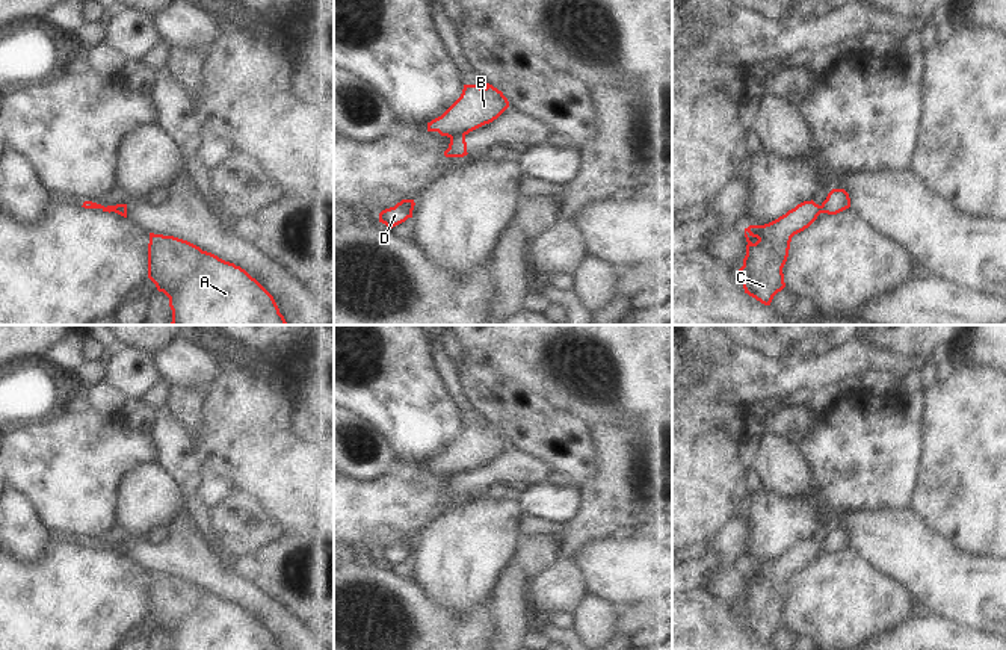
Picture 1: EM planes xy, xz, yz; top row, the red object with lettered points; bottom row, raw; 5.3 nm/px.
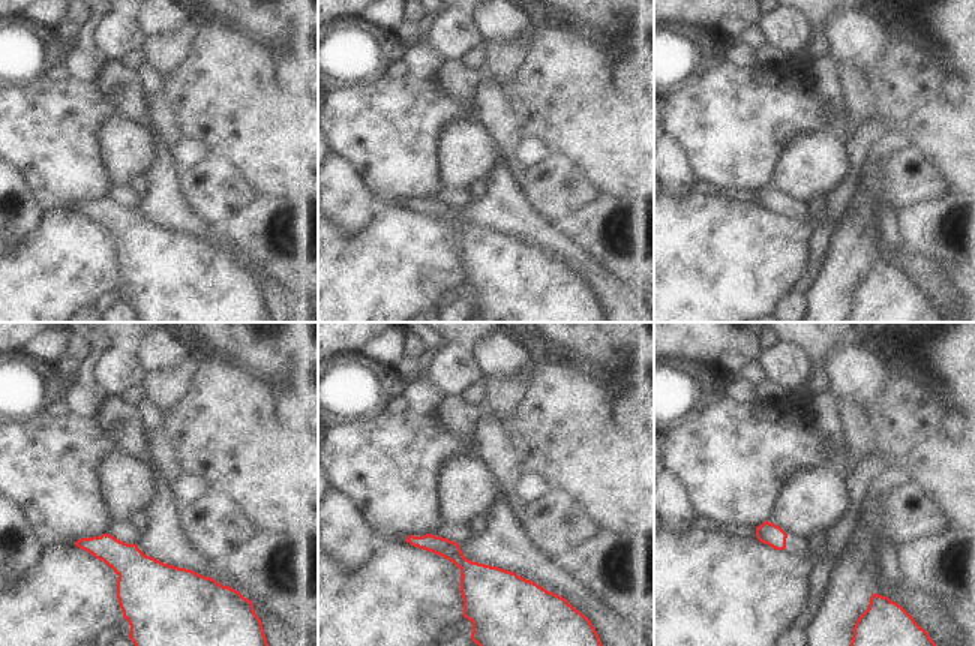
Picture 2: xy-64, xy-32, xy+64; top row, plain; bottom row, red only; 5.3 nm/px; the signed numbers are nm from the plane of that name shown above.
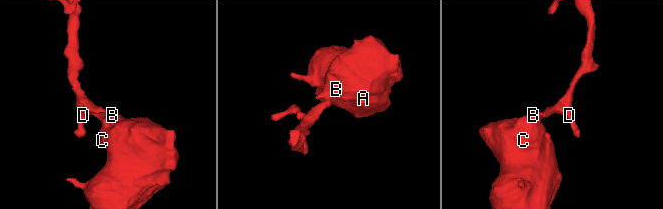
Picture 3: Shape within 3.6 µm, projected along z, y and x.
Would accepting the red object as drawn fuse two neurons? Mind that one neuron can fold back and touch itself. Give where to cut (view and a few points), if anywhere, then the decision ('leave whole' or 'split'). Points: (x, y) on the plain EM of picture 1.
cut xz (464, 472), (455, 472), (450, 476); split

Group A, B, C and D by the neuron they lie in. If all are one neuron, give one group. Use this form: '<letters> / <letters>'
A B C / D

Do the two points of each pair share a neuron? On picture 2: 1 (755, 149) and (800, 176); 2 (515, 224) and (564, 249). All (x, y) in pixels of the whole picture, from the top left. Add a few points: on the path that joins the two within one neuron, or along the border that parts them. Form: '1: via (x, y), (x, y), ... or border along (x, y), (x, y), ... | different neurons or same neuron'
1: border along (798, 134), (785, 146), (771, 179) | different neurons
2: via (527, 225), (552, 242) | same neuron

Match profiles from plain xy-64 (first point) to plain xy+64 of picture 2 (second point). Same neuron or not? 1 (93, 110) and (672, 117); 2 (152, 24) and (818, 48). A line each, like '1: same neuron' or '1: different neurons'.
1: same neuron
2: different neurons

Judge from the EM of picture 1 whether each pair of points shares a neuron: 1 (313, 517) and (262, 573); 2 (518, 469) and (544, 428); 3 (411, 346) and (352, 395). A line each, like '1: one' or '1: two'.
1: two
2: two
3: one

